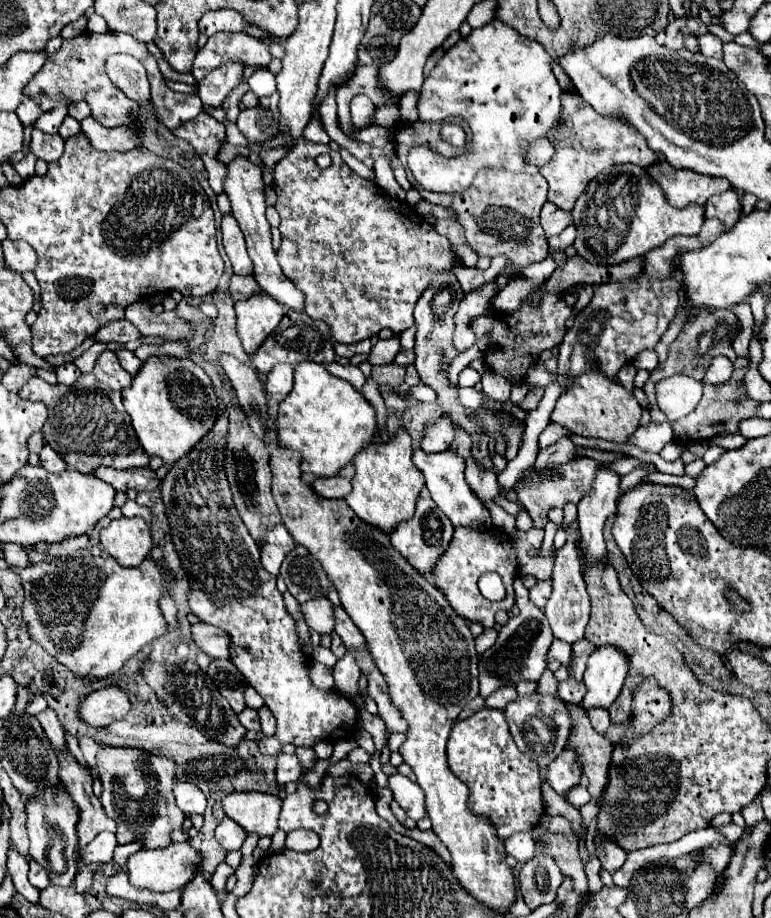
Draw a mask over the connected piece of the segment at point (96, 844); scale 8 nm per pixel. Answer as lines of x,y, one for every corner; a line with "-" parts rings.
104,831
84,847
84,861
88,861
88,865
108,863
108,861
112,861
112,853
116,847
118,847
116,835

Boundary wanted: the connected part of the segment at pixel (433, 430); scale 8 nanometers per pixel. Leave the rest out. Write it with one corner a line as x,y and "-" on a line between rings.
444,415
444,417
438,417
434,423
426,425
424,437
420,441
420,449
426,453
446,451
452,439
454,439
454,427
452,427
452,421

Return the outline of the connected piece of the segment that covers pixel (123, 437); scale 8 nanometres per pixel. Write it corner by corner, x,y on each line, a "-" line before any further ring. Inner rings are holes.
102,351
94,369
90,373
80,375
80,379
70,387
48,385
40,377
32,377
18,391
20,397
28,401
42,401
48,409
48,421
44,423
42,435
44,441
60,453
60,457
74,469
84,475
94,473
98,467
116,467
128,469
134,465
116,465
116,463
140,463
138,467
146,467
150,457
140,449
140,441
136,431
132,429
130,417
122,405
122,389
130,385
132,375
124,371
118,363
116,353

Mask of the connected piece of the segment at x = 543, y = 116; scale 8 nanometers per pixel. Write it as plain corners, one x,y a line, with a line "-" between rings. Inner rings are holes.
492,19
480,29
474,29
468,37
462,37
456,45
444,51
442,59
436,63
432,73
426,77
420,101
418,101
418,119
426,123
444,123
448,117
464,117
472,127
472,145
470,155
464,157
444,157
432,151
430,145
412,147
408,153
407,163
412,175
424,189
438,191
438,193
460,193
472,185
474,175
480,169
510,169
510,171
524,171
524,153
526,145
550,131
554,121
560,113
560,85
550,69
550,55
546,49
520,35
512,27
504,25
498,19

